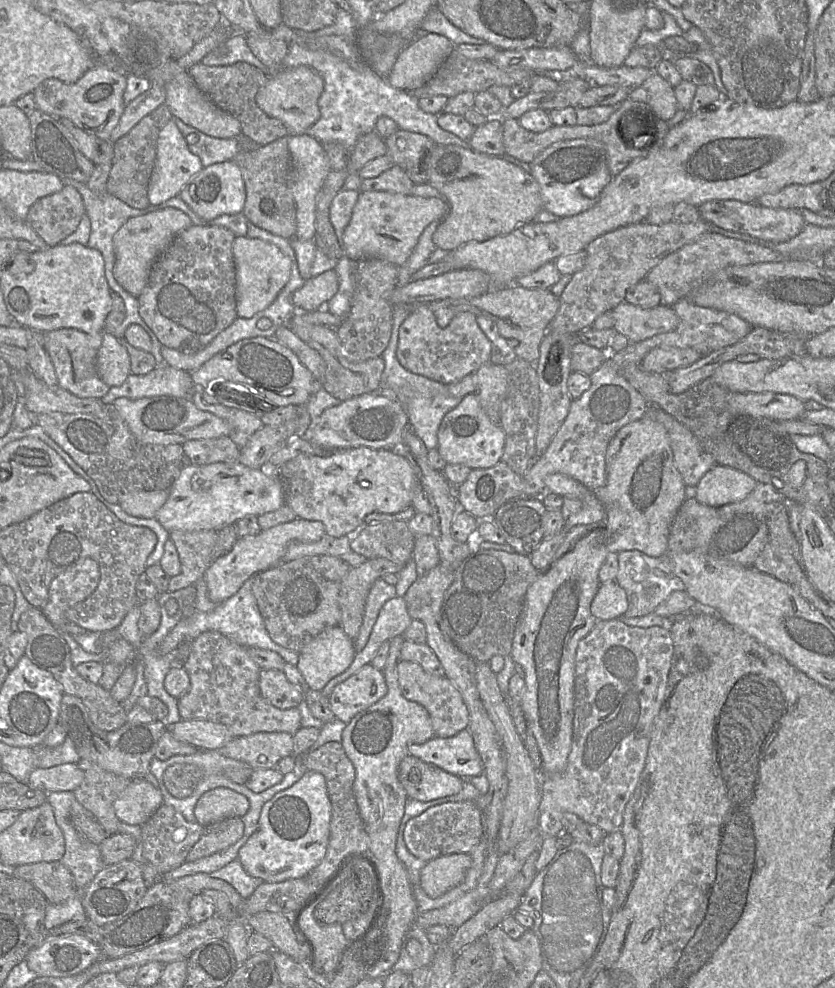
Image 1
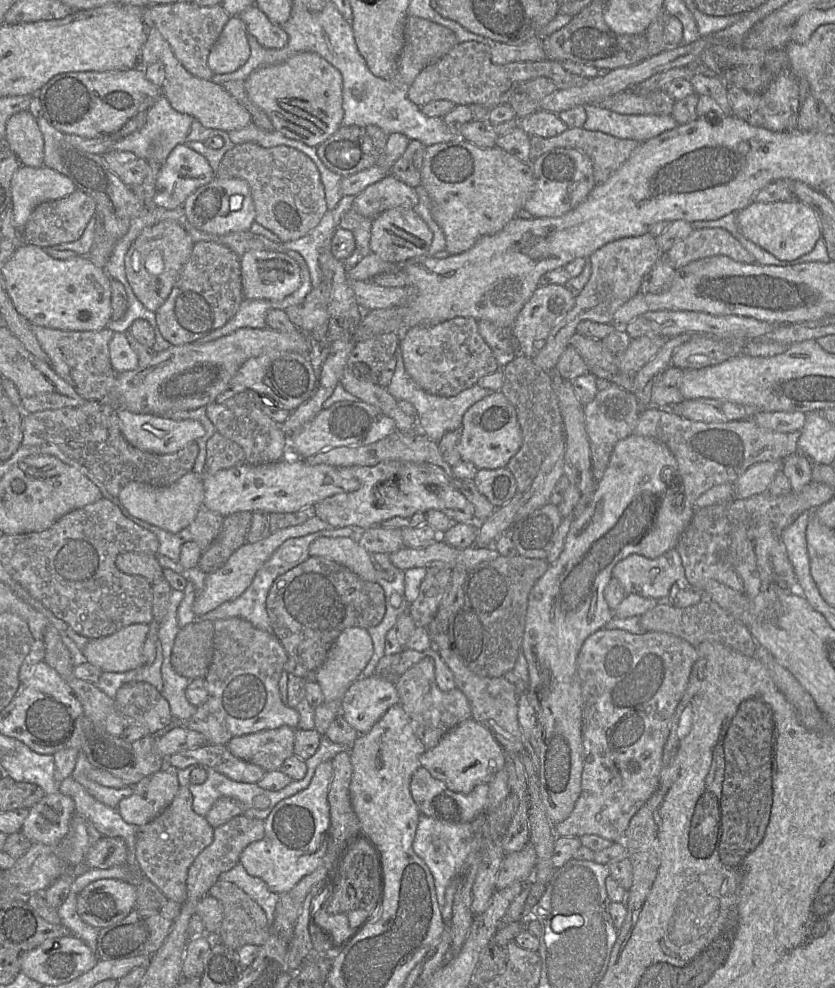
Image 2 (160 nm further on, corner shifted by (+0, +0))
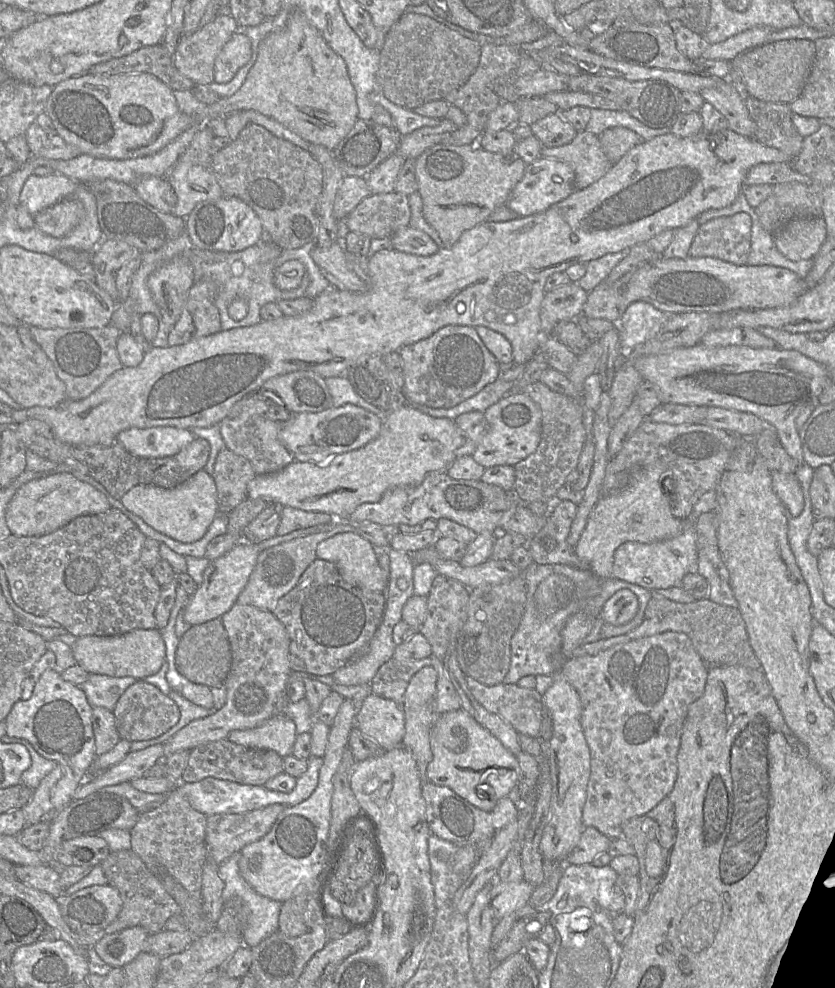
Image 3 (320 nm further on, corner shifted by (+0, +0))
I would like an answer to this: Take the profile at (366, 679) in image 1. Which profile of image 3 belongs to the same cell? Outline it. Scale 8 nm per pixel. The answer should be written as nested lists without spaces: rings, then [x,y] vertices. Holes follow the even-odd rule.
[[[375,694],[358,705],[355,725],[383,750],[401,745],[405,735],[405,716],[401,706]]]

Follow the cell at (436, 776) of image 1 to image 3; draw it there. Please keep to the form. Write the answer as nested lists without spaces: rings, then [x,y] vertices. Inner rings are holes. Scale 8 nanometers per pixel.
[[[428,780],[422,783],[422,796],[426,804],[426,821],[432,834],[457,846],[476,846],[478,852],[485,850],[494,835],[516,820],[519,813],[518,807],[508,797],[501,798],[493,810],[484,811],[461,798],[449,787]]]

